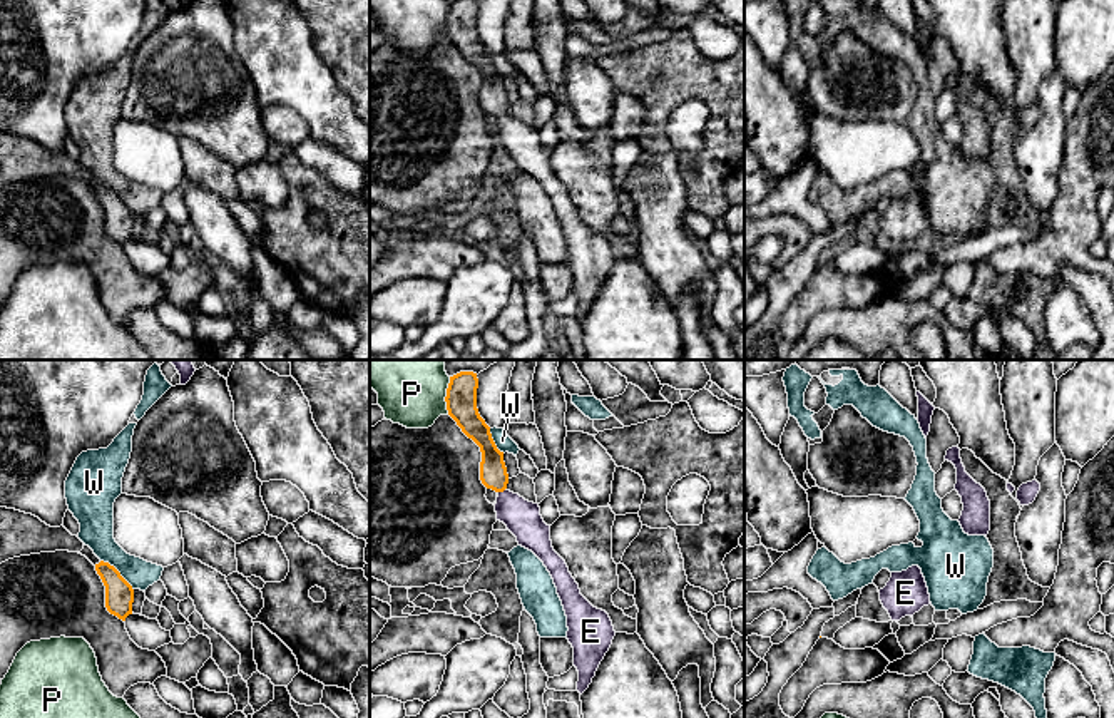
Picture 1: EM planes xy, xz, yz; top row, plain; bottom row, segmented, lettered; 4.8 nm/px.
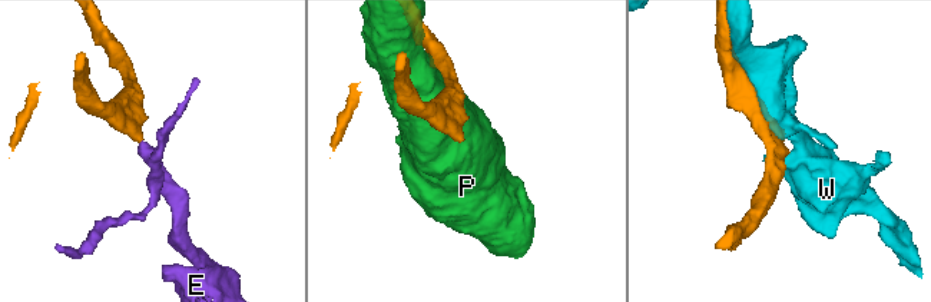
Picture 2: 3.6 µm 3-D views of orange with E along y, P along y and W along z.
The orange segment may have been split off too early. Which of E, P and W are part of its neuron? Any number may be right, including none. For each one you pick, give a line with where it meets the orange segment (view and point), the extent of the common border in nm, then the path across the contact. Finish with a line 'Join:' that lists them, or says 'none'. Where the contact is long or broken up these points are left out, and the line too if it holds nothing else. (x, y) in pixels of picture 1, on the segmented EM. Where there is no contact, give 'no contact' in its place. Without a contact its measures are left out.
E: contact xz (500, 491); length 40 nm; way xz (494, 476), (500, 491), (522, 517)
Join: E

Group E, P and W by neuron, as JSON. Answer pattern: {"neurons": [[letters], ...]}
{"neurons": [["E"], ["P"], ["W"]]}

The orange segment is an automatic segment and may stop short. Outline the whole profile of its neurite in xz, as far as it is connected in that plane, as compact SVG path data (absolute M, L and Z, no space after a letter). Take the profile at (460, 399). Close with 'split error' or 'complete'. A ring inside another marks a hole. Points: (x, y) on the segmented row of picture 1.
M473 372L450 377L445 397L448 415L480 447L480 480L498 494L497 521L507 526L519 546L532 551L544 562L554 579L567 616L567 639L574 648L574 666L579 671L577 691L582 695L612 644L616 636L612 621L606 611L594 608L580 594L565 561L552 547L550 526L544 522L539 504L507 489L503 452L497 449L490 427L478 413L477 388L478 378Z | split error

